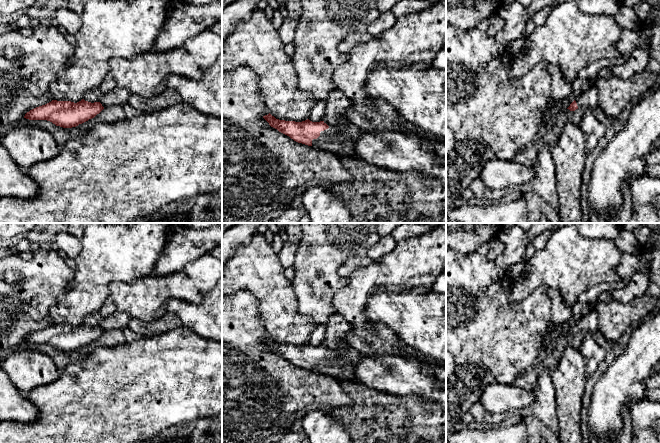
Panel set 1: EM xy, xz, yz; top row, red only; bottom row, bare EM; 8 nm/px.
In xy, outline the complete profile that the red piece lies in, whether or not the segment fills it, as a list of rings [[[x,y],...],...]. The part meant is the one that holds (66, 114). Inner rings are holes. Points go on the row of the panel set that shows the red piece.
[[[82,99],[74,103],[71,101],[51,102],[36,107],[27,112],[24,118],[29,120],[47,120],[63,128],[76,127],[99,114],[104,107],[100,102],[88,102]]]

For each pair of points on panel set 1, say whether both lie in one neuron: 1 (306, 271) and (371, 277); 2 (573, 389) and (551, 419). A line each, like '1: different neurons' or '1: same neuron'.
1: different neurons
2: different neurons

